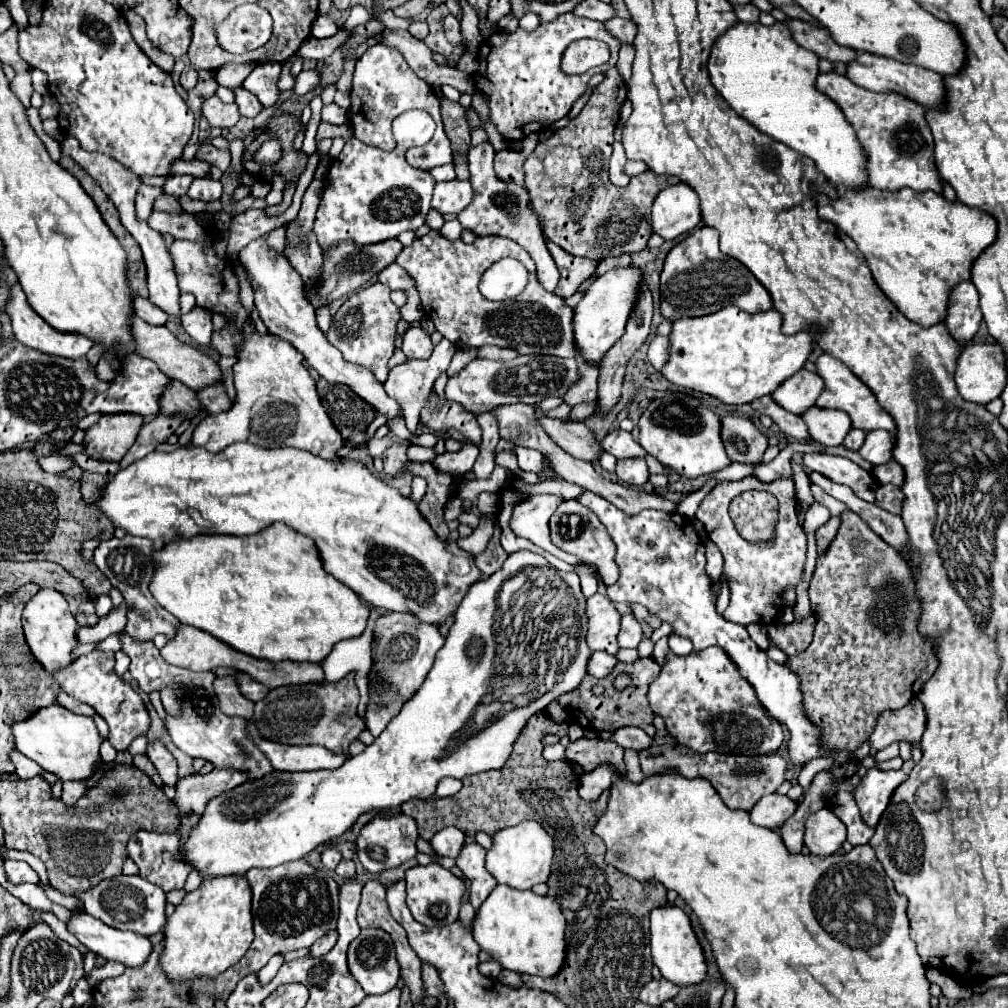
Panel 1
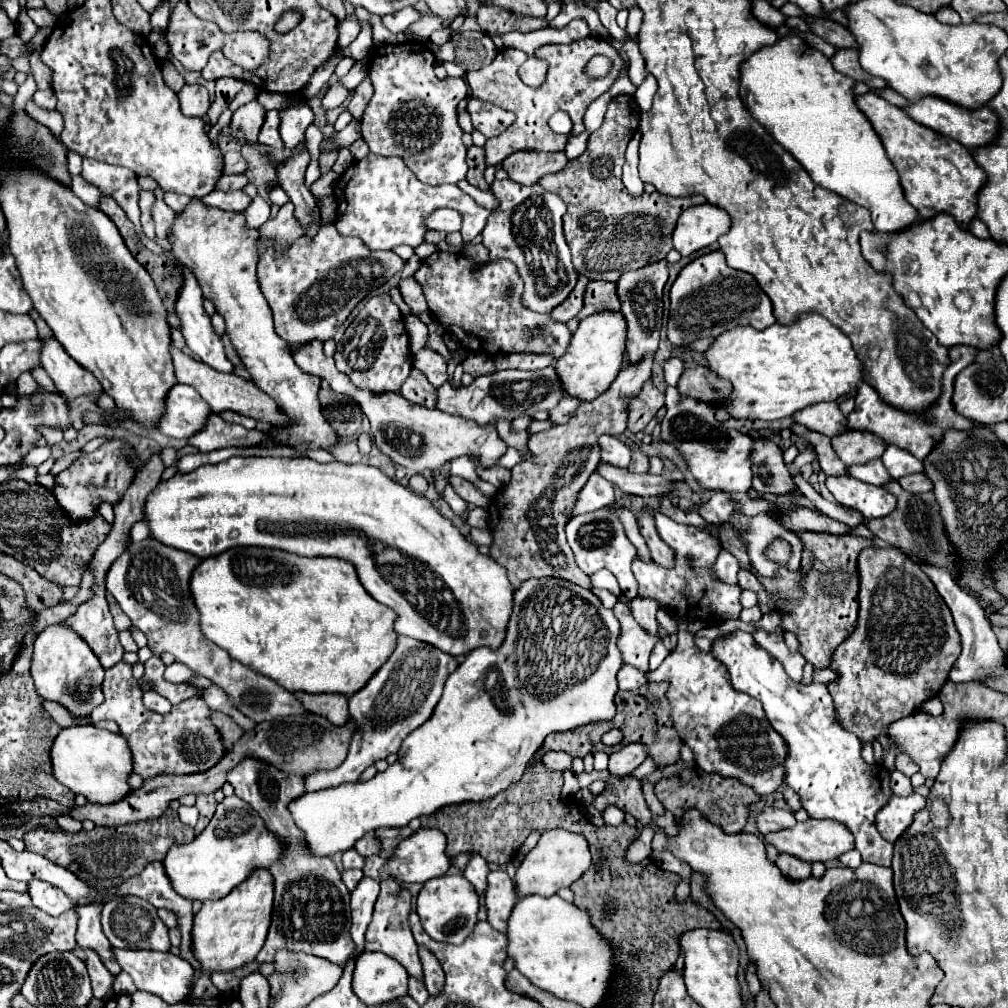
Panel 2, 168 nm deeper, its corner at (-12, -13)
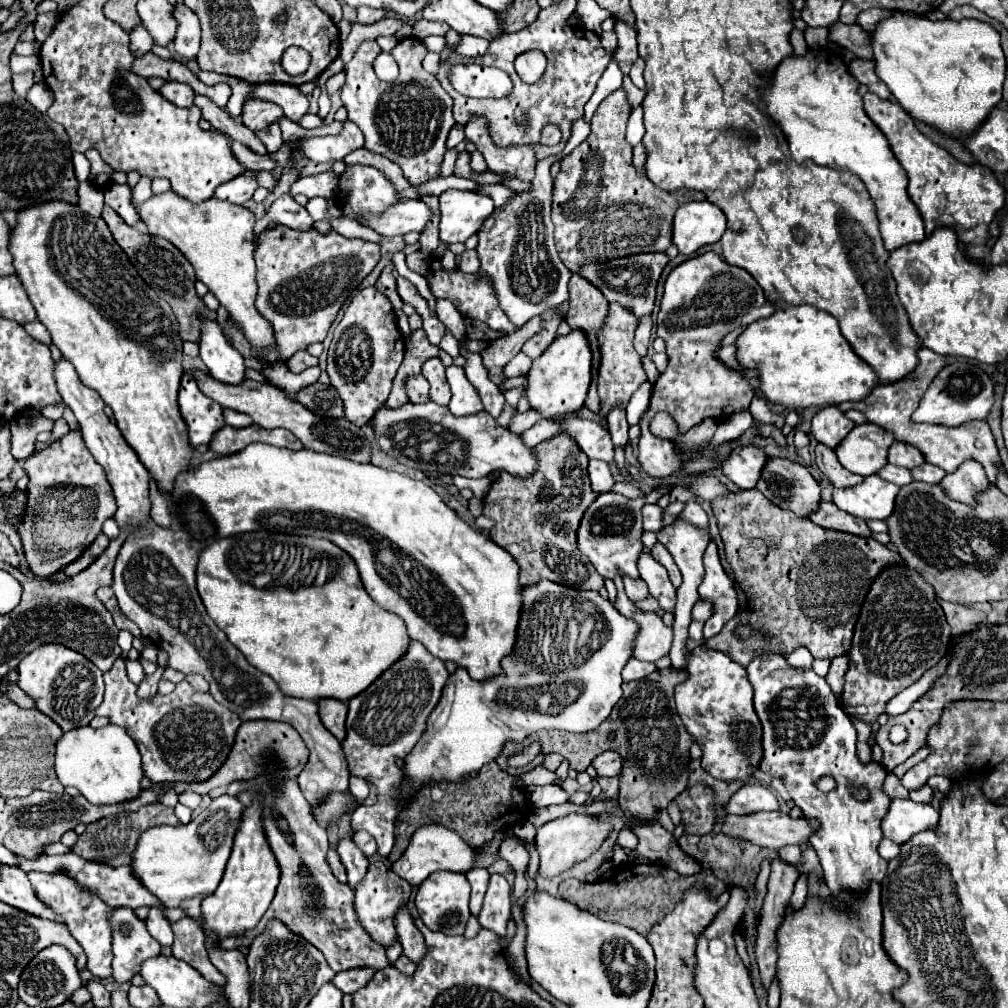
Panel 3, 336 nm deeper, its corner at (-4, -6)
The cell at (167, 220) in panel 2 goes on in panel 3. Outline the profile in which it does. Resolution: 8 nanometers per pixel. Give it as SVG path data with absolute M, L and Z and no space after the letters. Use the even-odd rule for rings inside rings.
M143 176L139 180L139 184L133 188L133 202L135 202L135 206L145 202L149 196L153 196L153 192L151 192L151 178Z

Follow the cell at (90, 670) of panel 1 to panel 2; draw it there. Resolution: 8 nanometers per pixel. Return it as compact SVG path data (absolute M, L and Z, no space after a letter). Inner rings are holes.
M121 661L105 671L103 681L105 701L91 713L91 721L113 719L119 723L121 733L127 737L133 751L135 773L143 779L157 775L191 775L211 769L223 757L223 737L211 723L211 709L201 697L185 699L173 705L167 715L149 711L141 703L139 683L131 675L131 665Z

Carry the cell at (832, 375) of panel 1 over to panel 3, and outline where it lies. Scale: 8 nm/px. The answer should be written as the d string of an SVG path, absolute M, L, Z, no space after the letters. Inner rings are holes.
M921 348L919 350L919 366L915 368L915 372L911 372L909 376L905 376L903 380L895 382L895 384L885 384L885 386L875 386L871 390L869 396L865 396L859 402L843 402L839 408L847 410L853 408L861 414L865 414L865 418L869 422L875 422L877 426L881 426L883 430L891 432L895 436L895 440L905 442L905 444L913 444L917 450L921 450L925 462L935 464L947 472L953 472L957 468L959 462L973 458L977 462L983 464L987 478L991 478L991 482L995 484L995 464L1001 464L999 460L999 452L995 446L995 438L991 434L991 428L985 420L971 420L965 422L961 426L949 428L943 424L919 424L913 422L909 416L915 412L915 408L919 406L923 394L927 392L927 388L931 386L933 378L947 366L947 356L941 356L929 348Z

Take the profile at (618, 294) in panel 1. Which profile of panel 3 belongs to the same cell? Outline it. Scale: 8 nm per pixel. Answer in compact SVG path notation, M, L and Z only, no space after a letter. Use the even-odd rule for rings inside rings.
M581 328L571 330L567 336L557 336L553 344L537 360L533 360L533 366L527 374L525 392L531 408L539 410L547 420L583 408L591 384L591 360L593 354L589 338Z

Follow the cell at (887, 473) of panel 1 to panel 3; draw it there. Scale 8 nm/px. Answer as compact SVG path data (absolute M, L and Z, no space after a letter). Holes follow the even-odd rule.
M921 464L921 466L917 466L917 468L911 470L911 476L913 476L913 480L919 480L919 482L937 484L945 476L945 470L935 468L931 464Z

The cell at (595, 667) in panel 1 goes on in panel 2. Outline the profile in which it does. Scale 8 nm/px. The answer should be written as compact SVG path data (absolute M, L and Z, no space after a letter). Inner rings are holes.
M625 665L619 675L617 675L617 681L619 681L619 689L627 691L627 689L639 689L643 683L647 683L647 675L631 665Z

